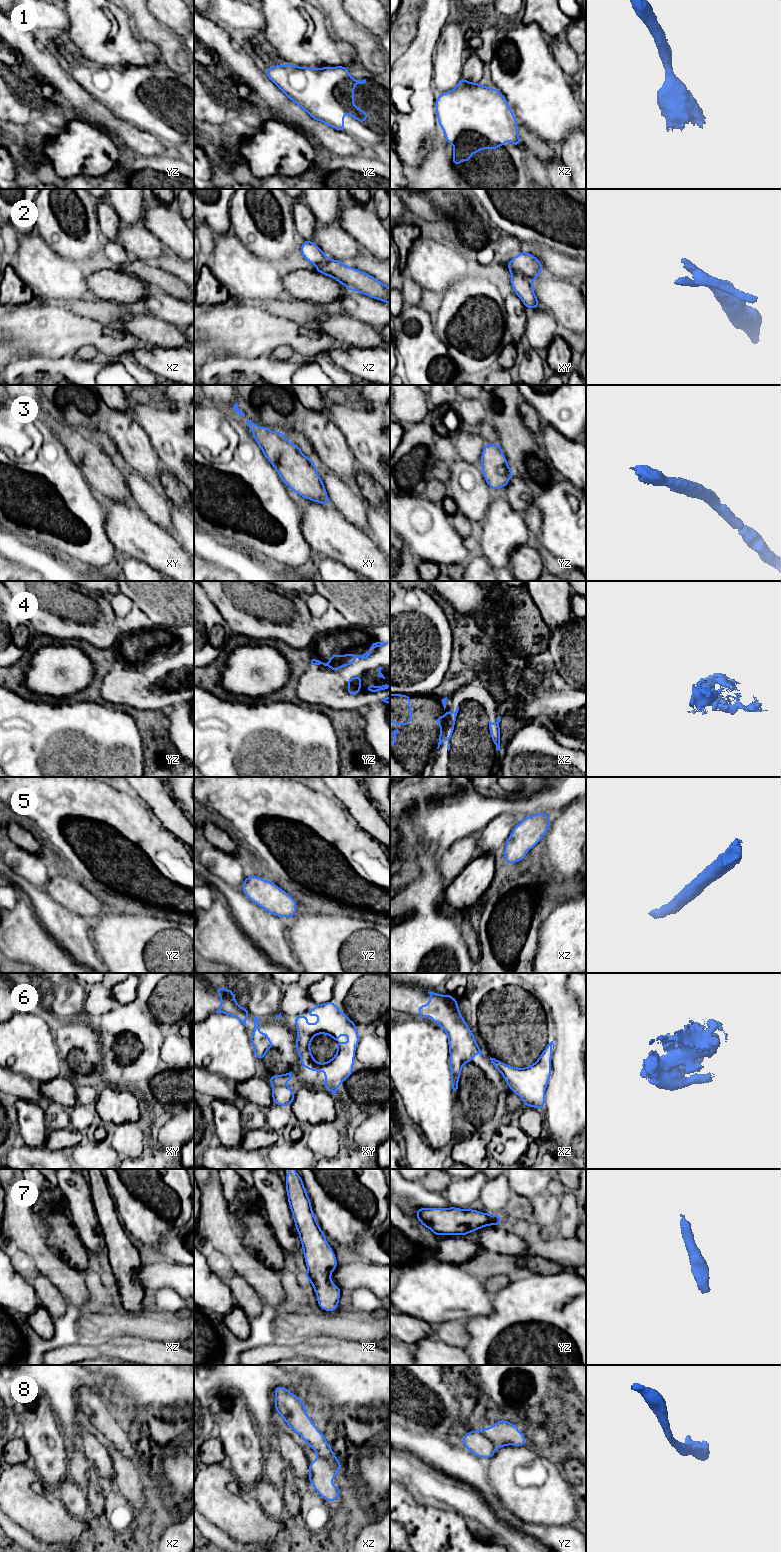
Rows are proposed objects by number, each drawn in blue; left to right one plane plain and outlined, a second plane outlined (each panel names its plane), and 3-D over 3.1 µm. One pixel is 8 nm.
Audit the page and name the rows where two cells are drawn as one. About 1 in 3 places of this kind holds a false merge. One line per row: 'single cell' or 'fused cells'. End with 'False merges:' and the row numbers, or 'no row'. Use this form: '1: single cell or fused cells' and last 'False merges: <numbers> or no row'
1: single cell
2: fused cells
3: single cell
4: fused cells
5: single cell
6: fused cells
7: single cell
8: fused cells
False merges: 2, 4, 6, 8

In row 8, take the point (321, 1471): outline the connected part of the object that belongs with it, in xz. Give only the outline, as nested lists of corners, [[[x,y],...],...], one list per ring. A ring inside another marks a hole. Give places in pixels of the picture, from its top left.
[[[317,1456],[314,1462],[309,1463],[309,1482],[314,1489],[328,1502],[334,1502],[341,1490],[331,1482],[336,1473],[341,1469],[341,1463],[337,1460],[335,1465],[329,1463],[323,1457]]]

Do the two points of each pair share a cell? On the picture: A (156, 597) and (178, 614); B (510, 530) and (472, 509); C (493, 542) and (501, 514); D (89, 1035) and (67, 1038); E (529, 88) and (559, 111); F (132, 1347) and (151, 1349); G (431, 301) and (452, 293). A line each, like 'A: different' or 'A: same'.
A: same
B: different
C: same
D: same
E: same
F: same
G: same

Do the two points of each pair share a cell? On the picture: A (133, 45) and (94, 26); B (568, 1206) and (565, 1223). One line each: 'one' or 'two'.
A: one
B: one

